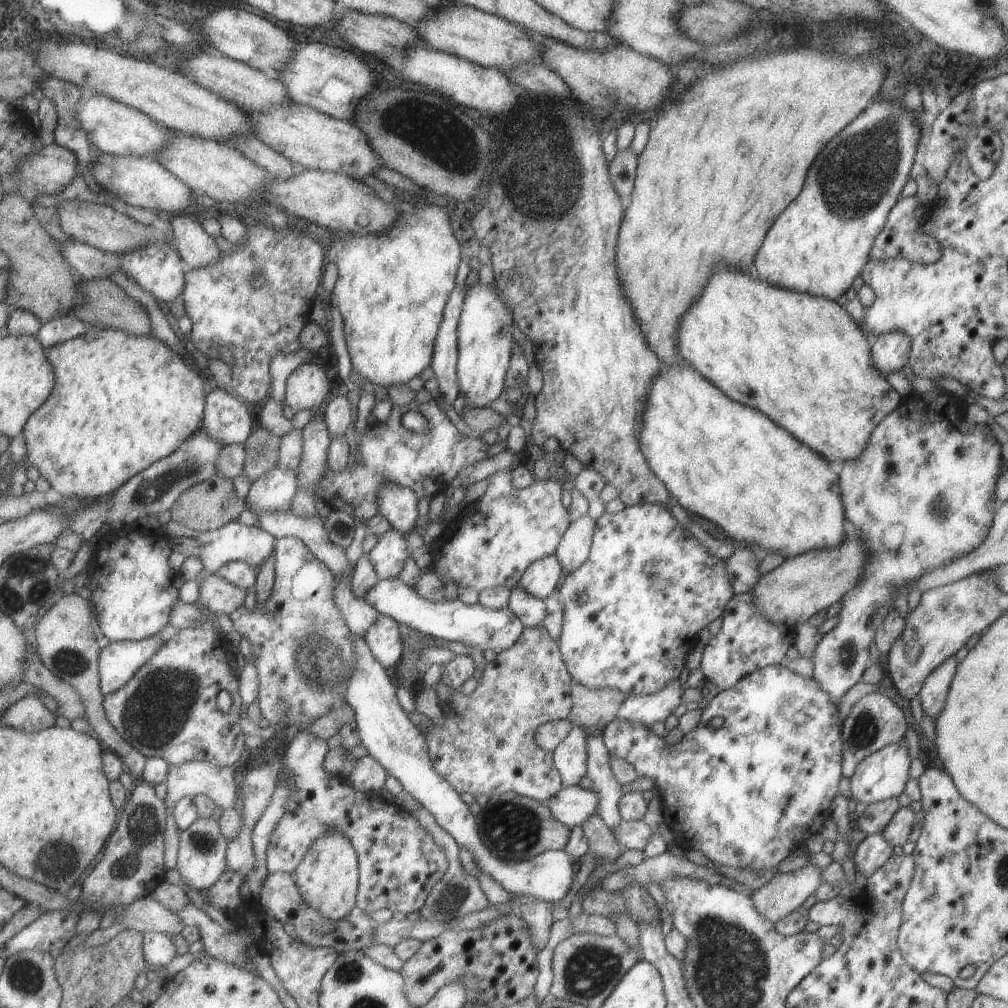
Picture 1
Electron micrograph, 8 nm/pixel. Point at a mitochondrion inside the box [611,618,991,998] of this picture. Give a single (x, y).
(864, 729)

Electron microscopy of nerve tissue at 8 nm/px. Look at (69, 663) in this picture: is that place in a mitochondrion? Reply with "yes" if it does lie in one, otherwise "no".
yes

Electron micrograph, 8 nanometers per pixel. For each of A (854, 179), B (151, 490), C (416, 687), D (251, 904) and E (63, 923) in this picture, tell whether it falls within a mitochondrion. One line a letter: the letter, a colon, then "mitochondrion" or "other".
A: mitochondrion
B: mitochondrion
C: other
D: other
E: other

